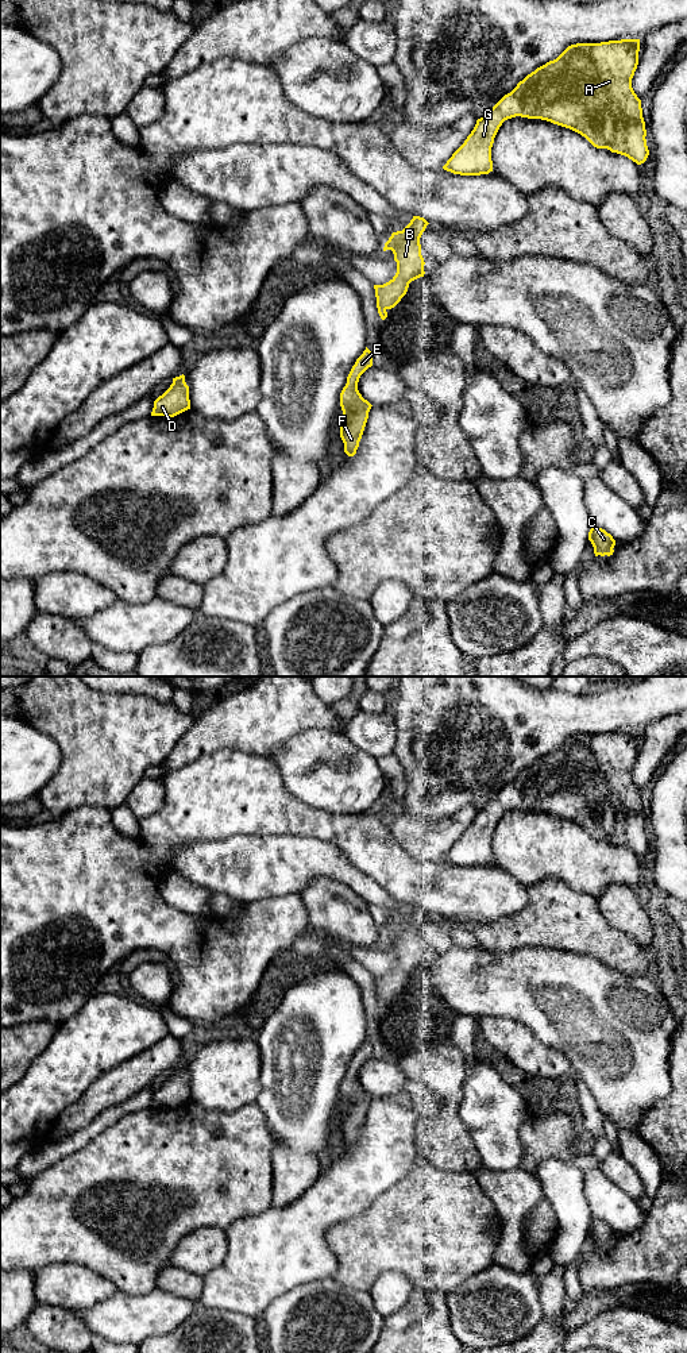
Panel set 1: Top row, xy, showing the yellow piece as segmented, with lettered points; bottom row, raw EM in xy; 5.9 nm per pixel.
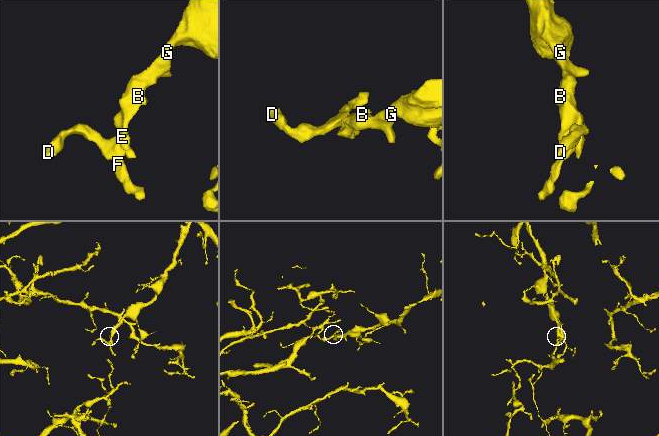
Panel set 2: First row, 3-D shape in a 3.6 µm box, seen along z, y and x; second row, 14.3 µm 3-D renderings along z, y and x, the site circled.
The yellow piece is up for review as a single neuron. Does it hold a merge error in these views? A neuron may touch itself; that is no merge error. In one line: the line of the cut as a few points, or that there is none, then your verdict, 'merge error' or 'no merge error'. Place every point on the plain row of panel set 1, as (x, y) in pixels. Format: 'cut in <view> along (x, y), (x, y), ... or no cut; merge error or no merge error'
no cut; no merge error

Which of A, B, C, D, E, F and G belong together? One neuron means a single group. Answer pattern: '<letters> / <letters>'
A B C D E F G

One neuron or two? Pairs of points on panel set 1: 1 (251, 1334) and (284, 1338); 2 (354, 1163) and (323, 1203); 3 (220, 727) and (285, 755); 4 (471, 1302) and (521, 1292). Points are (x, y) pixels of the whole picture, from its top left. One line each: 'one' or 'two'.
1: two
2: one
3: two
4: one

